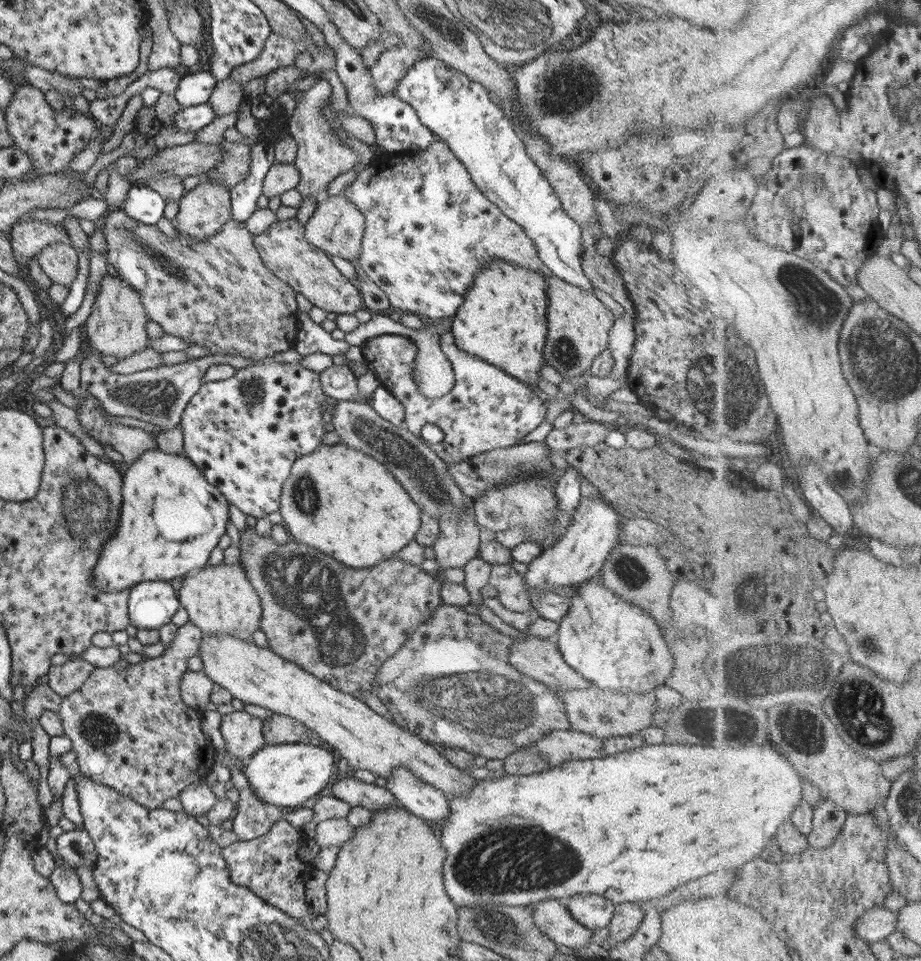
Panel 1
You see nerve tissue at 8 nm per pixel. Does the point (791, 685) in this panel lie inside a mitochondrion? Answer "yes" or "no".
yes

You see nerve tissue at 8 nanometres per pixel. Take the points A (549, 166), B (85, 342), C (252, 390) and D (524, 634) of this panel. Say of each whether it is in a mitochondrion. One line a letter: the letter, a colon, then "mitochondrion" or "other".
A: other
B: other
C: mitochondrion
D: other

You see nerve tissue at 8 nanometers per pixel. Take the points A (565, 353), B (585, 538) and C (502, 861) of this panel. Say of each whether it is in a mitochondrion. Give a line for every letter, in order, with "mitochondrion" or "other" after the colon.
A: mitochondrion
B: other
C: mitochondrion

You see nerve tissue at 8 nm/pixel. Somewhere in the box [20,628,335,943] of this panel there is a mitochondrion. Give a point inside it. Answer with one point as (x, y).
(97, 730)

